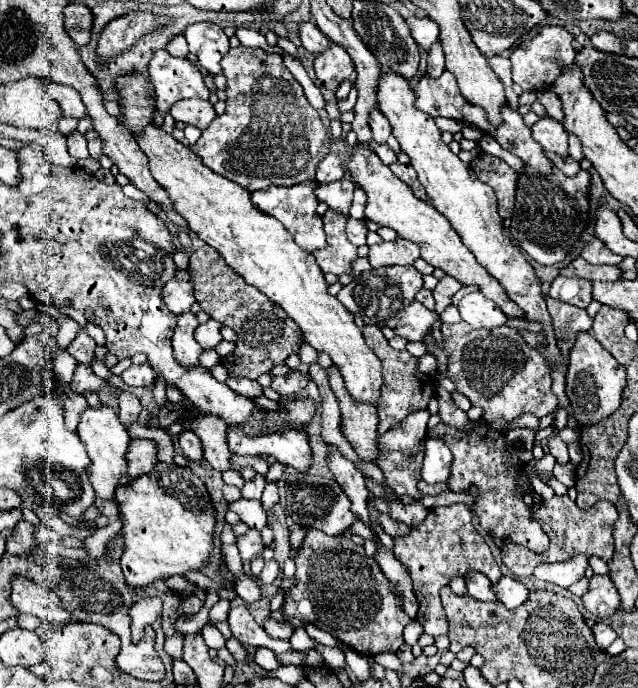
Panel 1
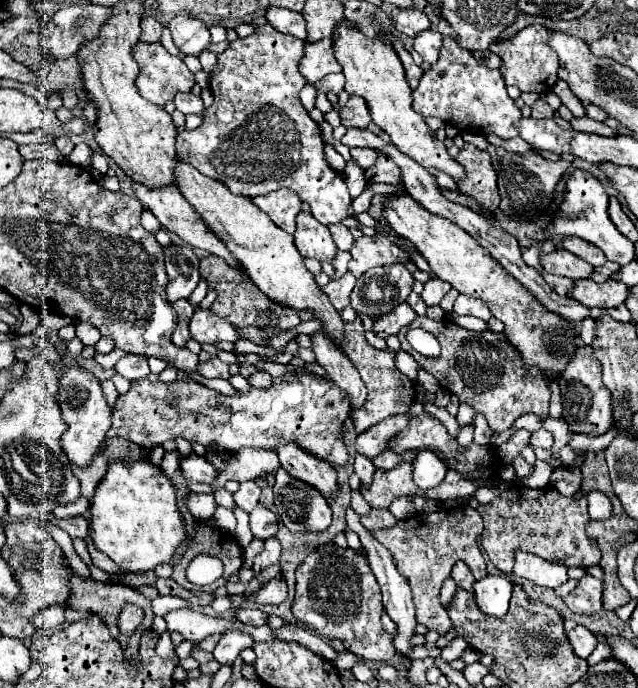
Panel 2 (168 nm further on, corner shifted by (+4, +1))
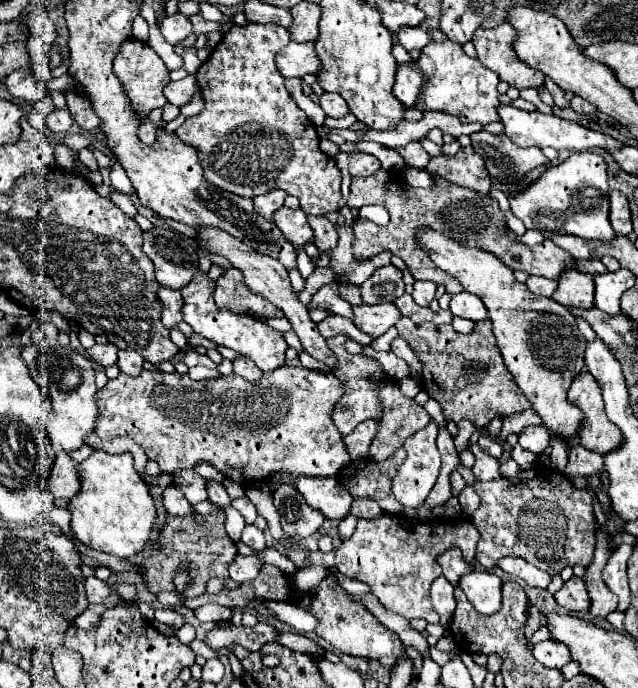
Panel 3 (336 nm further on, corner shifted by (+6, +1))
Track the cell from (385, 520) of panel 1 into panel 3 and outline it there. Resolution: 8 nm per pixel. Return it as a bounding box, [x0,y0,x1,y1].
[350,500,382,520]

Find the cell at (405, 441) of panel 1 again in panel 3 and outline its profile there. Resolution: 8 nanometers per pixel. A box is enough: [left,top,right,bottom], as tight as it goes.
[344,420,378,460]

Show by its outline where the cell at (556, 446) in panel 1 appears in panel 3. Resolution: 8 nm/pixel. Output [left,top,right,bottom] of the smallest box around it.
[518,426,550,454]

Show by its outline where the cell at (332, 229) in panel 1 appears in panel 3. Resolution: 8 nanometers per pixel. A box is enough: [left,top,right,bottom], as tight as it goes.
[274,206,314,248]

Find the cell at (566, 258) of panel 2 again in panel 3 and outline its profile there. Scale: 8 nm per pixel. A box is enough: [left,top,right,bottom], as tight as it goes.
[348,168,572,294]

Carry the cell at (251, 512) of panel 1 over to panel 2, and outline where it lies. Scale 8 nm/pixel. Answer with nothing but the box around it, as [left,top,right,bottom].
[234,508,252,548]

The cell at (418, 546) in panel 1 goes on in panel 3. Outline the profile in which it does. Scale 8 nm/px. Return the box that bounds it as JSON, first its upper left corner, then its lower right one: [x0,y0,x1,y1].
[334,514,478,622]

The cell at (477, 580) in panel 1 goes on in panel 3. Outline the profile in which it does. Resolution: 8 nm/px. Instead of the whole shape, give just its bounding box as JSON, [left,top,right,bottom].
[438,548,472,586]

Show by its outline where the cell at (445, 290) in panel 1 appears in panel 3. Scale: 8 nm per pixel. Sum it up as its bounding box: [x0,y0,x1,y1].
[412,282,436,306]

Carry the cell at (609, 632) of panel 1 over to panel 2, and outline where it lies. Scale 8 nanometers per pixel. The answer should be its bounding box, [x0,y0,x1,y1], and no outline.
[568,626,598,658]

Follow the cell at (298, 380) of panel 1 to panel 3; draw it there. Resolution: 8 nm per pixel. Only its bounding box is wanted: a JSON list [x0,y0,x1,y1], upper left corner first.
[232,356,262,380]

